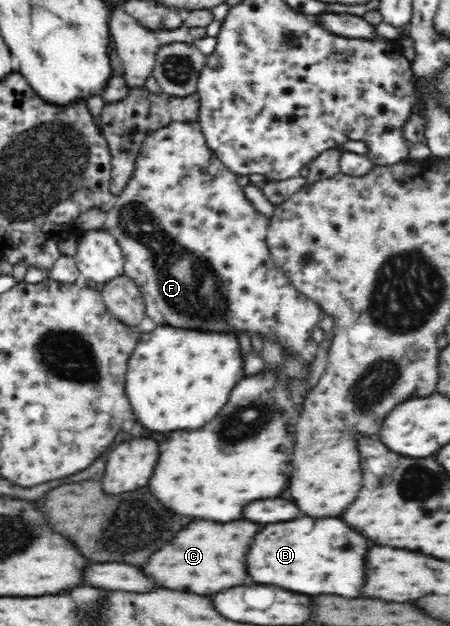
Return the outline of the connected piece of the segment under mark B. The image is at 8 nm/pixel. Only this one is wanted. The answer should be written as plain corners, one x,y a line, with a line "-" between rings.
302,517
266,525
254,541
248,565
252,579
264,585
276,585
304,595
362,597
358,593
358,581
362,581
362,557
366,557
366,549
370,549
370,541
362,533
354,533
342,519

